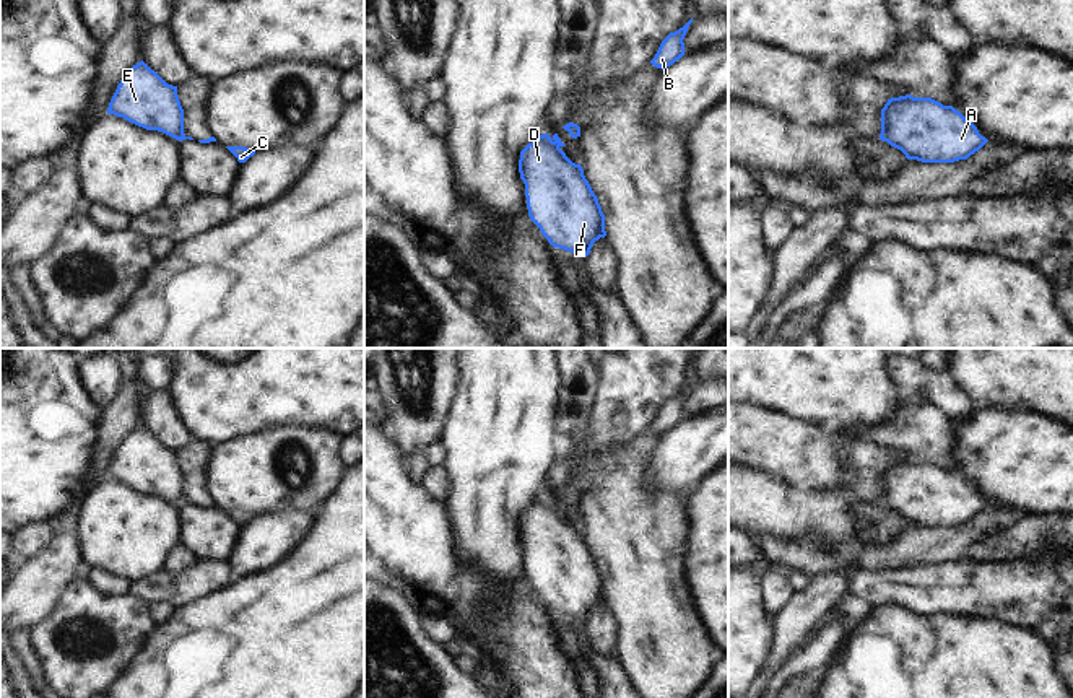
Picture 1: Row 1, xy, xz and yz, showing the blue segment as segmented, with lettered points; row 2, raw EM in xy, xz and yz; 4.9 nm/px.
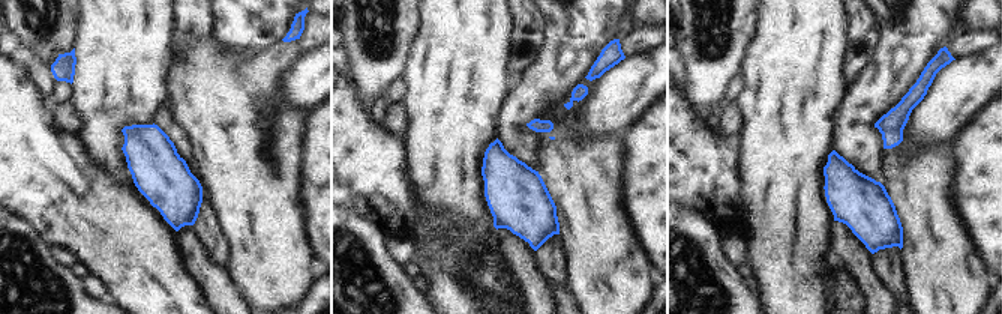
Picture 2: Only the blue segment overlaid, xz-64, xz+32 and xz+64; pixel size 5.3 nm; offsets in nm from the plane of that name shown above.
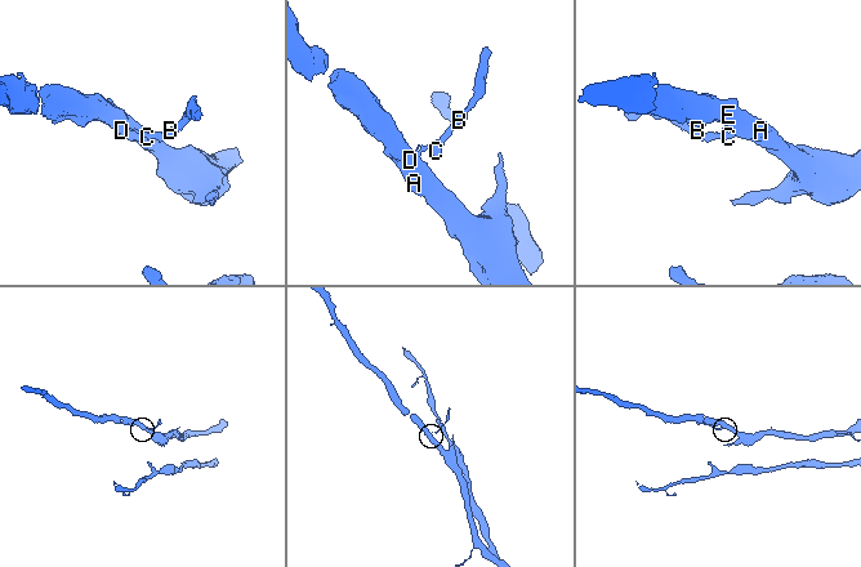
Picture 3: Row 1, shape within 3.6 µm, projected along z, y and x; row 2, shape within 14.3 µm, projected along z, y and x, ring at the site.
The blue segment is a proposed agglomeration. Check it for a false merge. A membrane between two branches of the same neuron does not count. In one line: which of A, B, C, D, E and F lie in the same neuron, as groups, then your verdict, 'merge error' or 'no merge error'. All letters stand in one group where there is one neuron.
A D E F / B C; merge error

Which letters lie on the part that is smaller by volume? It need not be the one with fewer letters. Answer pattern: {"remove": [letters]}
{"remove": ["B", "C"]}

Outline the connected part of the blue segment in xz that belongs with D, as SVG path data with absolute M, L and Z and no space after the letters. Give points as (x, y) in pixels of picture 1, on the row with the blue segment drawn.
M543 133L520 151L519 172L525 184L528 216L548 242L587 257L593 242L605 238L606 231L605 215L582 166L572 163L551 137Z

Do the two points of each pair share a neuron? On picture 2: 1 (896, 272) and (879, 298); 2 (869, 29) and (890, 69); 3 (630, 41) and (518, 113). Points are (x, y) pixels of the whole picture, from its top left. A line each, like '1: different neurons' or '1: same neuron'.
1: different neurons
2: different neurons
3: different neurons

